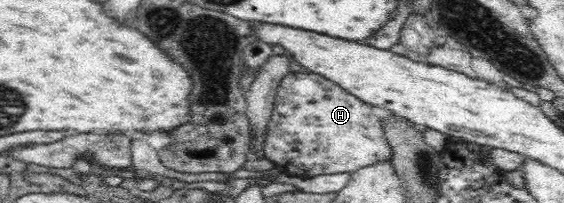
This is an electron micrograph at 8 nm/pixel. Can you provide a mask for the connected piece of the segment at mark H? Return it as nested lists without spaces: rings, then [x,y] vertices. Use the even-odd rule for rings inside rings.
[[[291,72],[282,79],[273,98],[271,119],[263,136],[263,156],[275,166],[286,167],[290,174],[311,177],[319,174],[352,173],[358,168],[387,161],[392,157],[391,145],[381,129],[381,121],[373,112],[374,107],[323,76]]]

